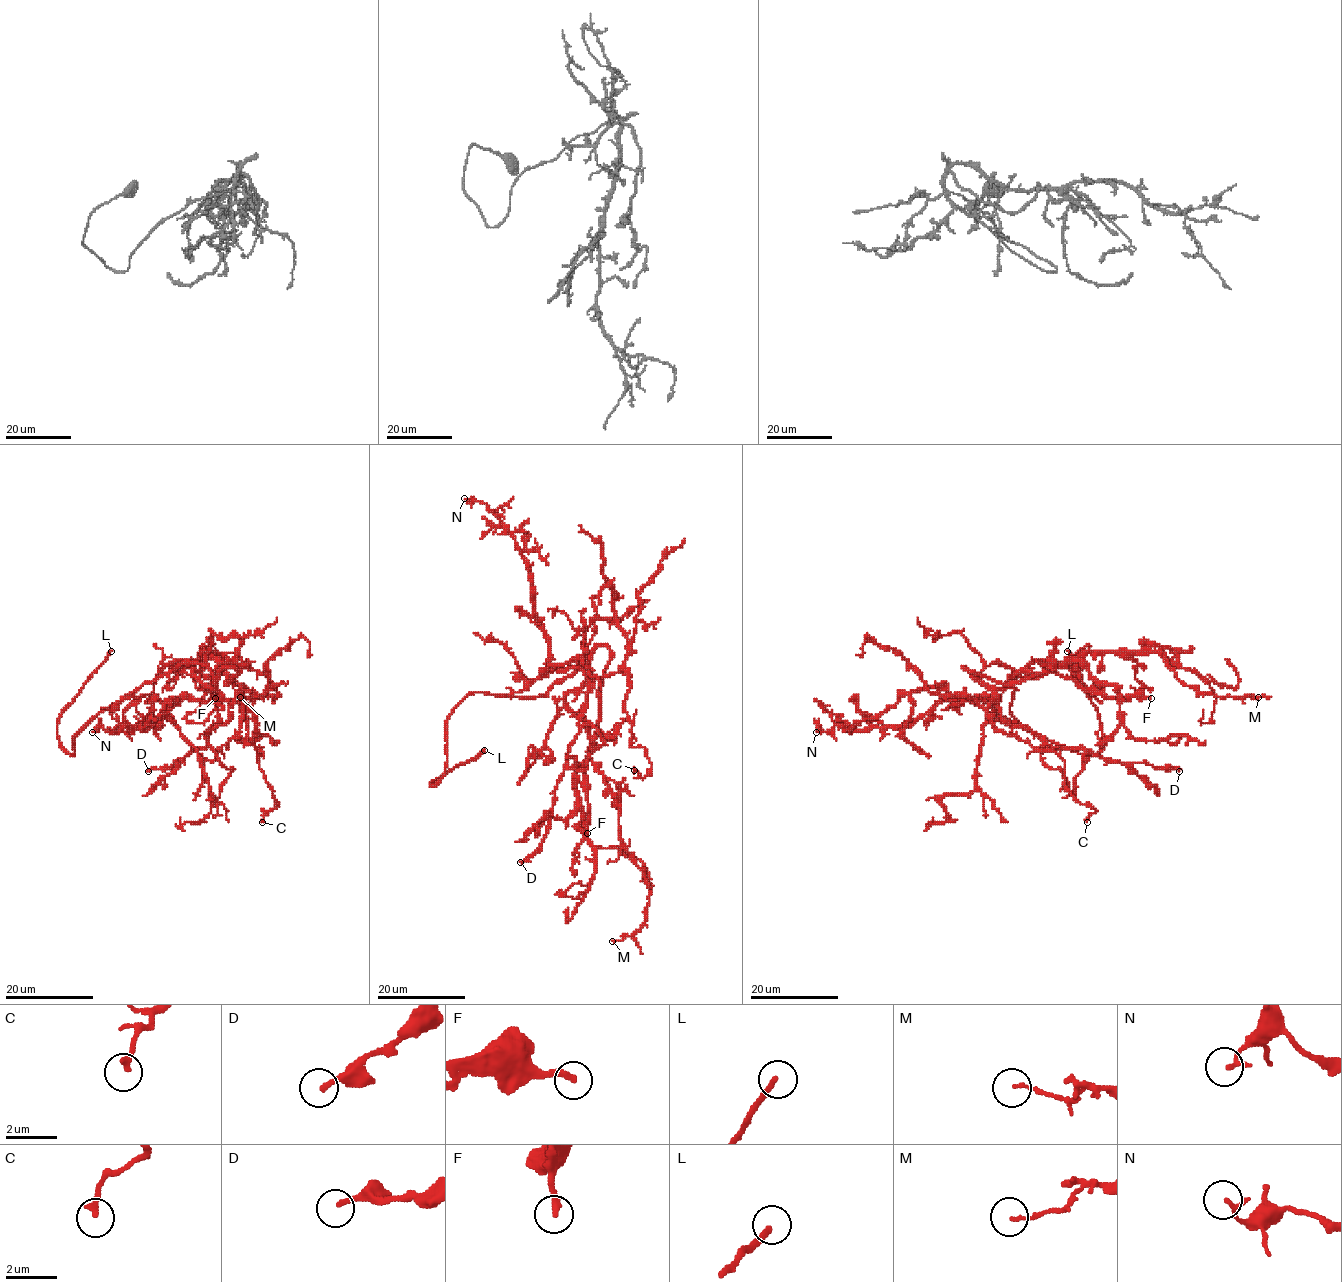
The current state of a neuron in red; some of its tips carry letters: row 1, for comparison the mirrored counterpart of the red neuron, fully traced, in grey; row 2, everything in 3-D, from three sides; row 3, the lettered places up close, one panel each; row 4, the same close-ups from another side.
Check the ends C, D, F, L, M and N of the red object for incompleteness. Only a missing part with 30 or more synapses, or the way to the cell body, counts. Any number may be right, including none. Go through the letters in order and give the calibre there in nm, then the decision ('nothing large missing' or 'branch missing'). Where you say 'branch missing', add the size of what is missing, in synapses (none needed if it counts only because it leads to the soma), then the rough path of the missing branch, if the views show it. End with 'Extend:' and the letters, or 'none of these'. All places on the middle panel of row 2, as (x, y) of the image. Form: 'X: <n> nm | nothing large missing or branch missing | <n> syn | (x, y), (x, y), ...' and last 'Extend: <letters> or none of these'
C: 240 nm | nothing large missing
D: 190 nm | nothing large missing
F: 280 nm | nothing large missing
L: 220 nm | branch missing | (484, 750), (506, 732), (519, 727), (551, 732), (564, 739), (569, 748)
M: 130 nm | nothing large missing
N: 170 nm | nothing large missing
Extend: L

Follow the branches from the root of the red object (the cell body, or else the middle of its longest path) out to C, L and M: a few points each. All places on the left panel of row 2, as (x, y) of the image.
C: (212, 678), (227, 699), (242, 701), (253, 715), (258, 767), (278, 804), (262, 822)
L: (212, 678), (206, 666), (182, 663), (143, 683), (94, 717), (71, 755), (59, 717), (111, 651)
M: (212, 678), (208, 687), (193, 674), (217, 670), (202, 651), (235, 653), (277, 690), (276, 697), (240, 697)

